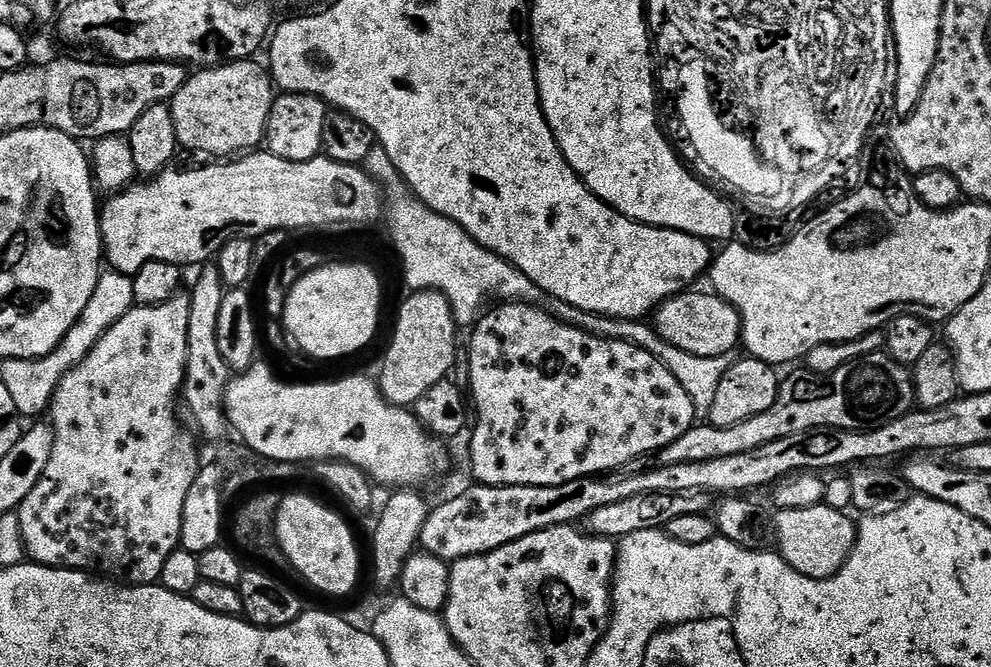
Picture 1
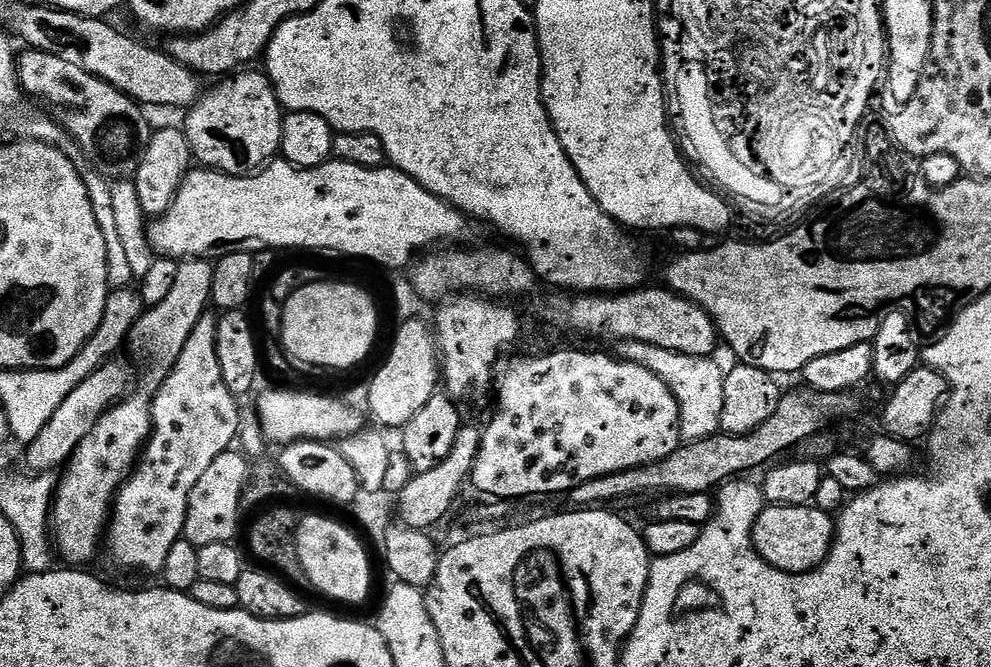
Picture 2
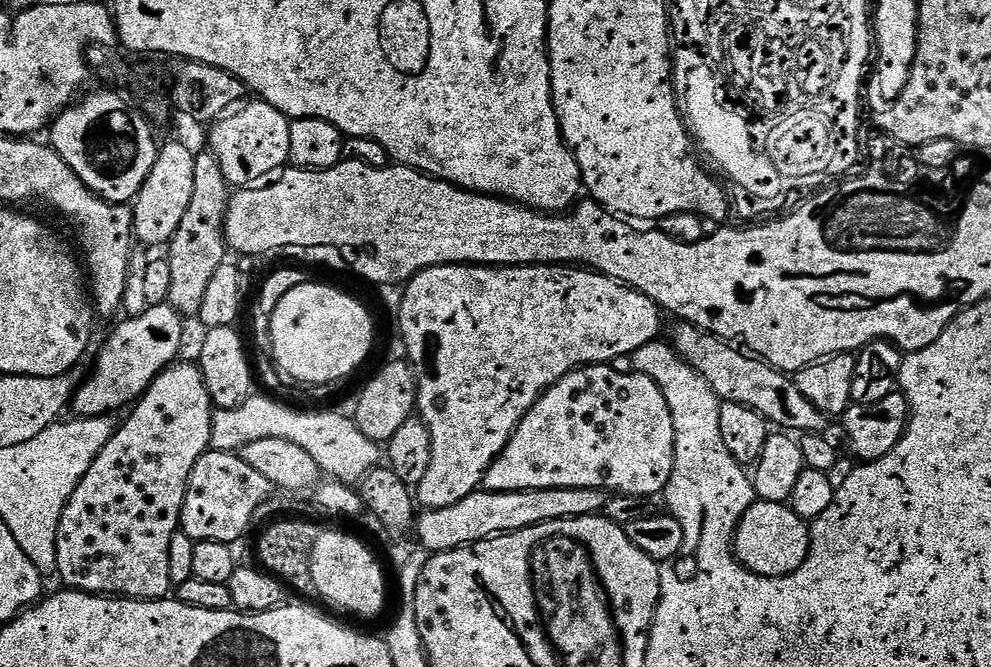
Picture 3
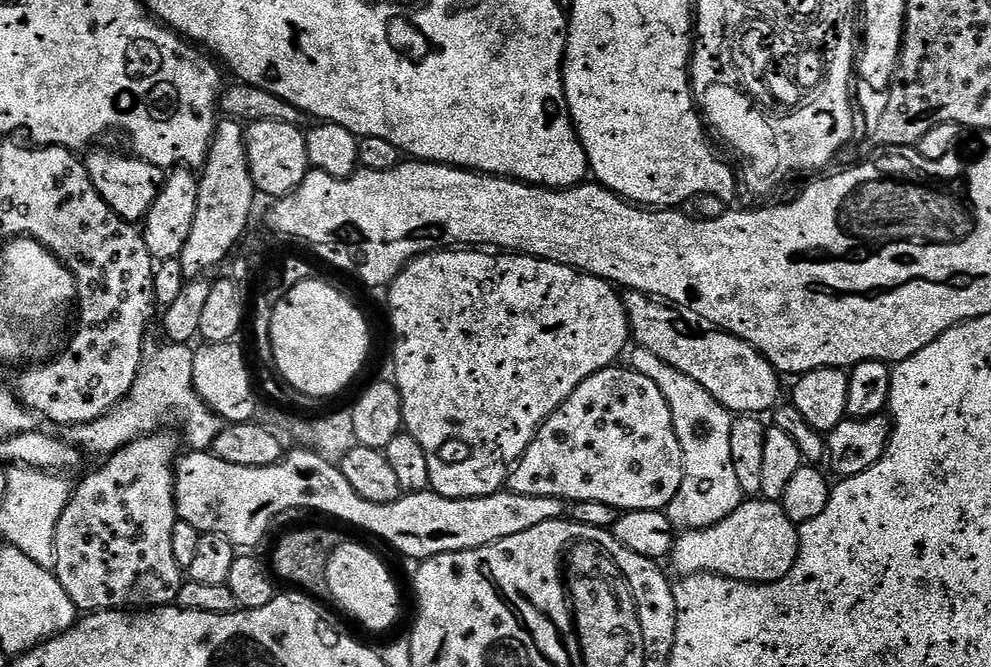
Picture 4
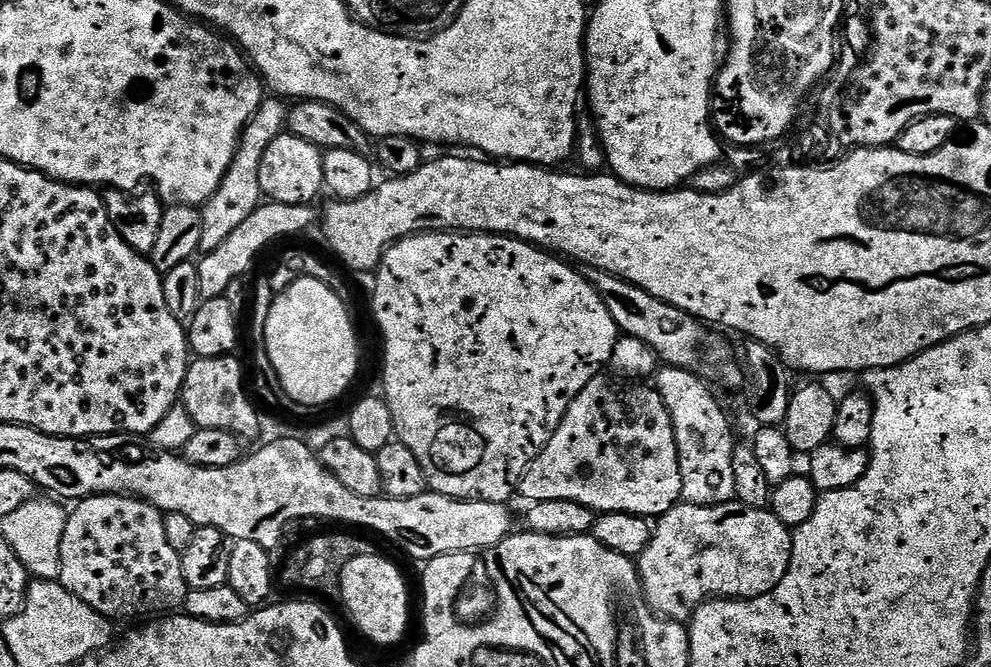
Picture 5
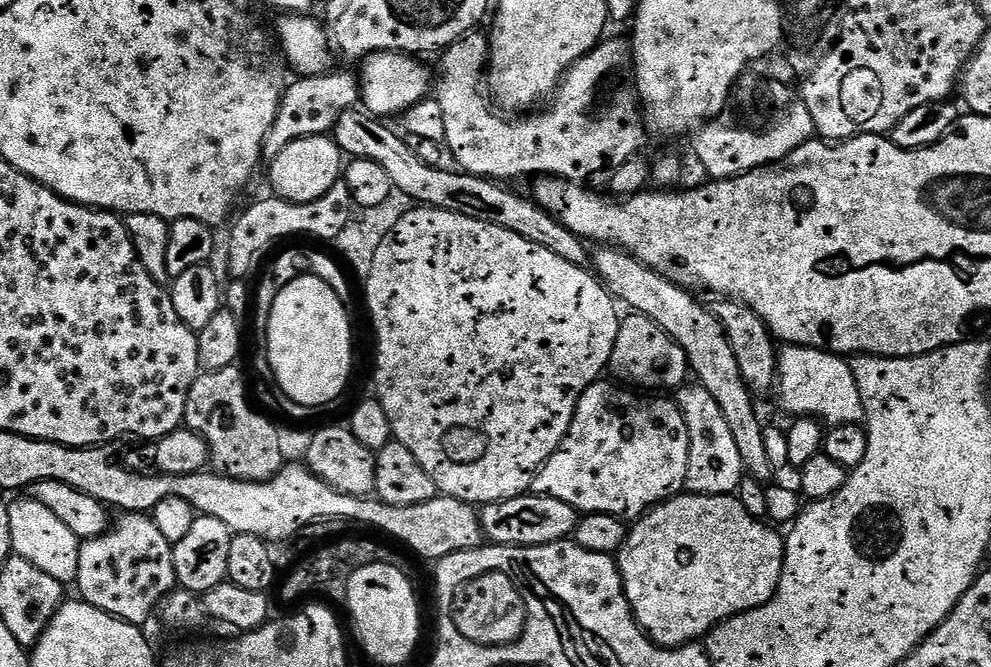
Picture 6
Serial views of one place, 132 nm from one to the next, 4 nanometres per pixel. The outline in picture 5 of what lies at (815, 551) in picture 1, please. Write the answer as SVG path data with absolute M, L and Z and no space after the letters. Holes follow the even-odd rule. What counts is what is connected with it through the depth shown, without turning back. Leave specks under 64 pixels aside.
M681 502L676 507L670 509L665 516L659 517L655 521L652 537L646 546L646 550L638 557L638 571L640 574L640 585L644 587L644 598L648 601L653 612L669 619L687 621L692 613L713 598L722 600L753 600L759 596L770 594L779 587L782 578L786 578L788 567L792 561L792 532L784 523L775 516L768 508L751 508L739 502L729 502L727 504L690 504Z

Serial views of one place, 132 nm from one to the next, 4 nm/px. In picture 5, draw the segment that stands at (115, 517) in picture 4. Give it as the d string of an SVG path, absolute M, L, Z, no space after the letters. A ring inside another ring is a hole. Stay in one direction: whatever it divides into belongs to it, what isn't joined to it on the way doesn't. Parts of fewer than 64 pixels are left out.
M86 496L68 512L66 530L62 534L60 561L62 570L58 583L86 606L113 622L132 620L135 616L152 618L183 609L189 587L182 578L180 553L166 539L165 513L136 496Z

